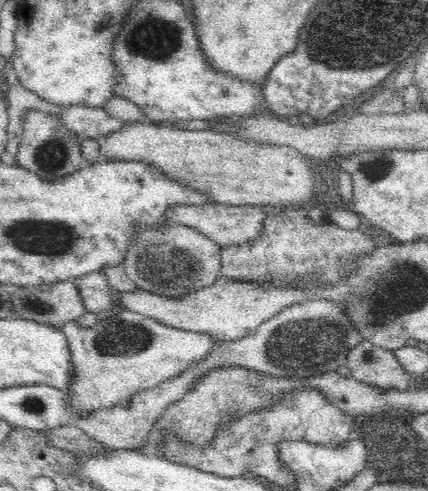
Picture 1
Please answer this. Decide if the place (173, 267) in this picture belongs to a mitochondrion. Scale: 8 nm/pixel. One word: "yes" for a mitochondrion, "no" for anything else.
yes

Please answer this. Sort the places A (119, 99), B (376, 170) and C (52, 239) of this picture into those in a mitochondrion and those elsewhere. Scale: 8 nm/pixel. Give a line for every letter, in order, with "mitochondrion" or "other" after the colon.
A: other
B: mitochondrion
C: mitochondrion

